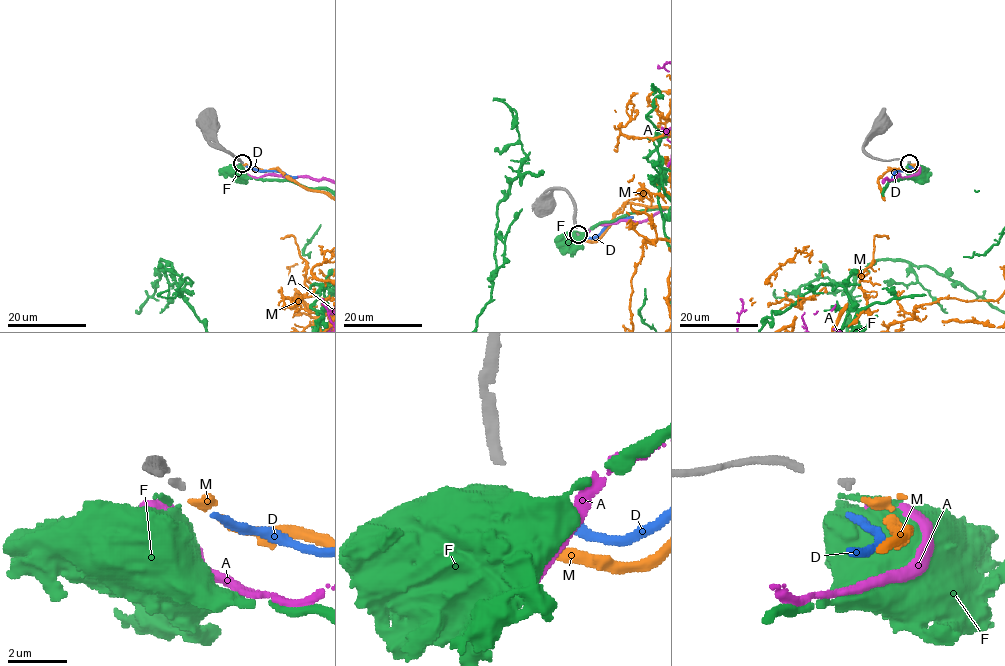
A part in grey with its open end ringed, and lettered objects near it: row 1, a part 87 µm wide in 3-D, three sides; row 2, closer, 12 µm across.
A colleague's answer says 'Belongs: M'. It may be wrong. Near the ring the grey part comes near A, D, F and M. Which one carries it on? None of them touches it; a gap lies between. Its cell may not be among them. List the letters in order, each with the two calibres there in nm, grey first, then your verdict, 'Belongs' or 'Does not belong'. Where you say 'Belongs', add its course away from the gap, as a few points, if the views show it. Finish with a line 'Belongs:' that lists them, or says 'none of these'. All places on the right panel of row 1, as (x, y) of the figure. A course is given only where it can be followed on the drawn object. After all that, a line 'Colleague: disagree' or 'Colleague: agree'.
A: Thickness 200 nm (grey) against 480 nm. Does not belong
D: Thickness 200 nm (grey) against 260 nm. Does not belong
F: Thickness 200 nm (grey) against 360 nm. Does not belong
M: Thickness 200 nm (grey) against 320 nm. Belongs
Belongs: M
Colleague: agree

